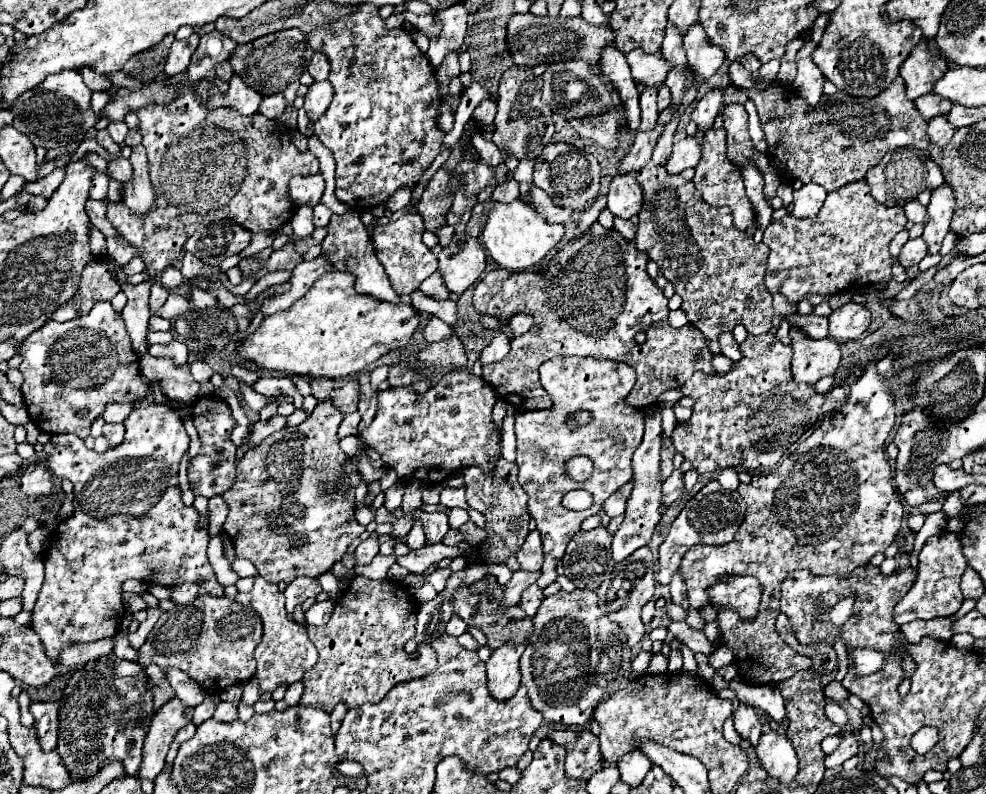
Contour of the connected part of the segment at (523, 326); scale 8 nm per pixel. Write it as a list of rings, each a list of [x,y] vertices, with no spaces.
[[[519,314],[519,316],[513,316],[513,318],[507,322],[507,326],[511,328],[511,338],[517,338],[517,336],[525,334],[525,332],[533,326],[533,318]]]

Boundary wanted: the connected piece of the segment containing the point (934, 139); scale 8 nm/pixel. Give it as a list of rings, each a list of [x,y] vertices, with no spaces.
[[[935,116],[933,120],[929,120],[927,136],[929,136],[931,144],[941,146],[941,148],[943,148],[943,146],[947,146],[947,144],[949,144],[949,140],[951,140],[951,136],[953,136],[953,132],[955,132],[955,128],[947,124],[945,116]]]

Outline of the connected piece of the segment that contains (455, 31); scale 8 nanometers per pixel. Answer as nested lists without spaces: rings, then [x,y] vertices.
[[[455,4],[453,8],[445,8],[445,12],[435,12],[433,18],[437,20],[437,24],[441,24],[441,32],[439,36],[429,38],[427,58],[435,68],[439,68],[443,58],[449,52],[459,50],[463,44],[467,30],[467,8],[463,4]]]

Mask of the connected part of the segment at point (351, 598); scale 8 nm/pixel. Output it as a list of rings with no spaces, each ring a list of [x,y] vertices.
[[[355,576],[349,582],[349,588],[339,596],[329,622],[321,628],[307,626],[309,640],[315,644],[319,652],[319,660],[311,670],[305,672],[301,680],[305,690],[299,700],[299,706],[323,704],[325,710],[331,712],[339,702],[347,704],[347,708],[357,708],[363,706],[365,702],[379,702],[393,686],[427,676],[437,668],[437,658],[429,644],[417,644],[415,652],[405,650],[405,644],[415,636],[417,604],[413,602],[413,596],[403,590],[405,586],[401,582],[389,582],[389,580],[379,582],[379,580]]]

